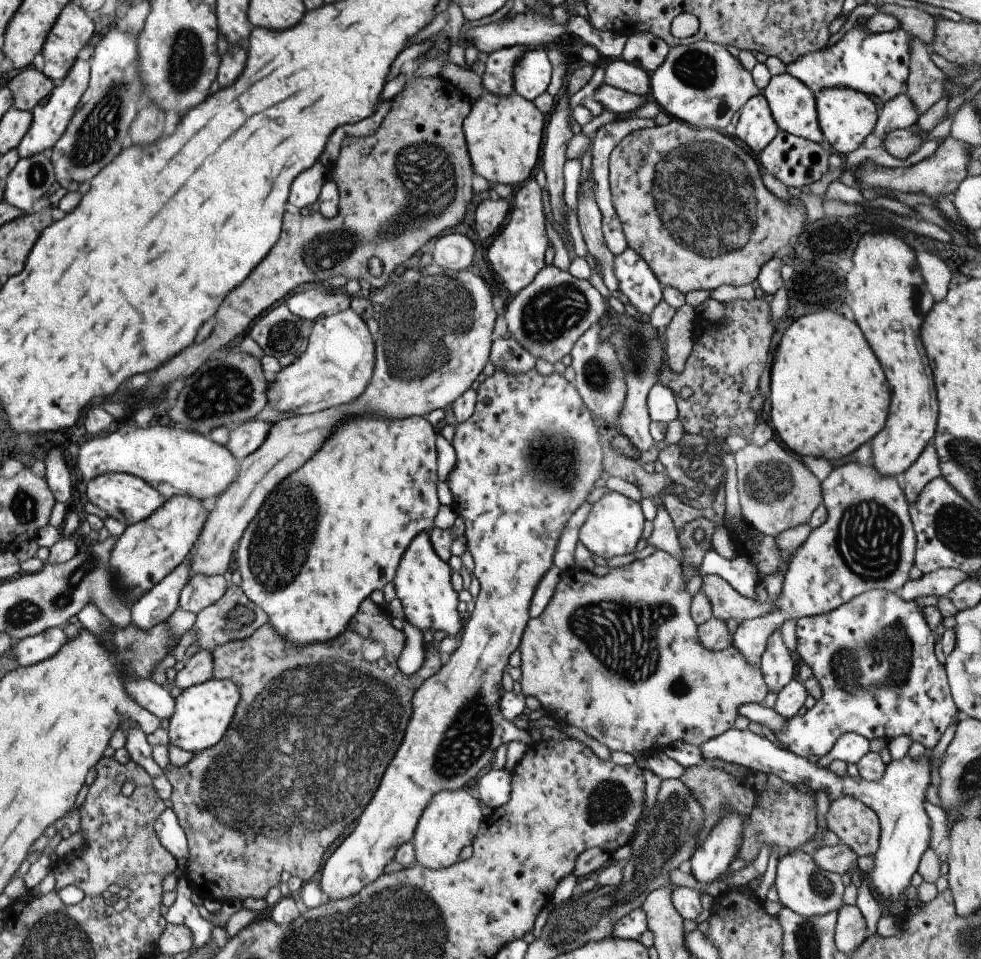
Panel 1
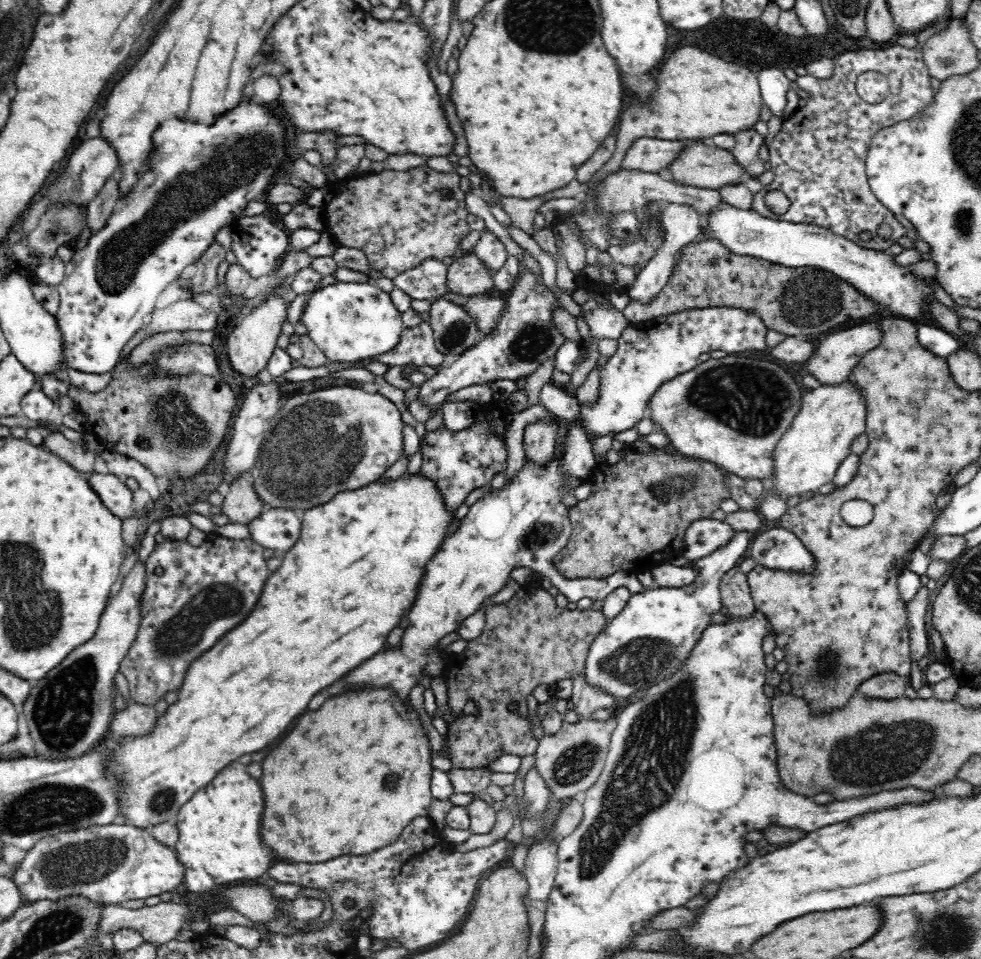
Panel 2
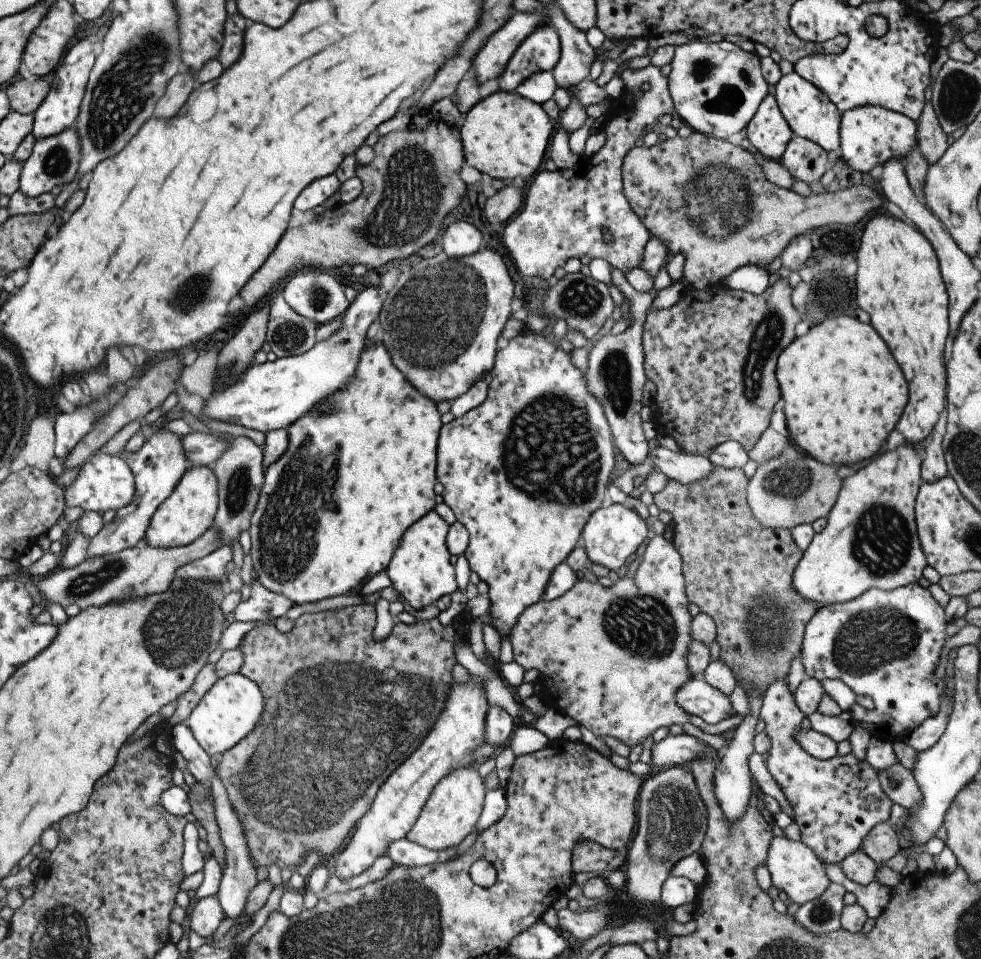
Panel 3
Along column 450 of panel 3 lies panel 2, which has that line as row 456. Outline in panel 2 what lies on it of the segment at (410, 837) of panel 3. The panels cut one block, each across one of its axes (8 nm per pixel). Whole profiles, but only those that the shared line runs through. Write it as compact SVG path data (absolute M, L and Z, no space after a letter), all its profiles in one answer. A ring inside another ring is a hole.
M850 378L840 386L820 386L812 392L804 392L802 408L796 414L794 422L790 424L788 432L780 438L780 442L774 450L774 456L772 456L774 458L774 476L772 476L774 492L778 496L790 500L792 496L820 490L820 486L834 480L840 464L852 454L850 446L852 446L854 438L858 438L864 432L866 432L866 398L864 398L862 390L858 390L850 382Z

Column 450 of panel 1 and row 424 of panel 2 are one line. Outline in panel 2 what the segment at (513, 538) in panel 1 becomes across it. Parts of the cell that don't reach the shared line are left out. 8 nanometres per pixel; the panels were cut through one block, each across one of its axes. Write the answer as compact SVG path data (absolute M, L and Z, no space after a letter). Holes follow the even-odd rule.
M732 354L722 360L706 360L698 364L694 370L684 372L684 376L676 376L668 380L650 400L650 418L664 430L672 446L684 454L706 464L718 464L730 474L736 474L744 480L766 480L774 476L774 450L780 438L788 432L796 414L802 408L804 384L798 384L778 362L754 360L746 354ZM486 410L478 412L474 424L458 432L440 426L424 436L420 474L436 482L440 494L444 496L444 506L448 514L456 514L456 510L466 502L472 490L488 486L496 474L506 472L508 468L506 440L490 432L490 420L486 420L486 416L488 416Z

